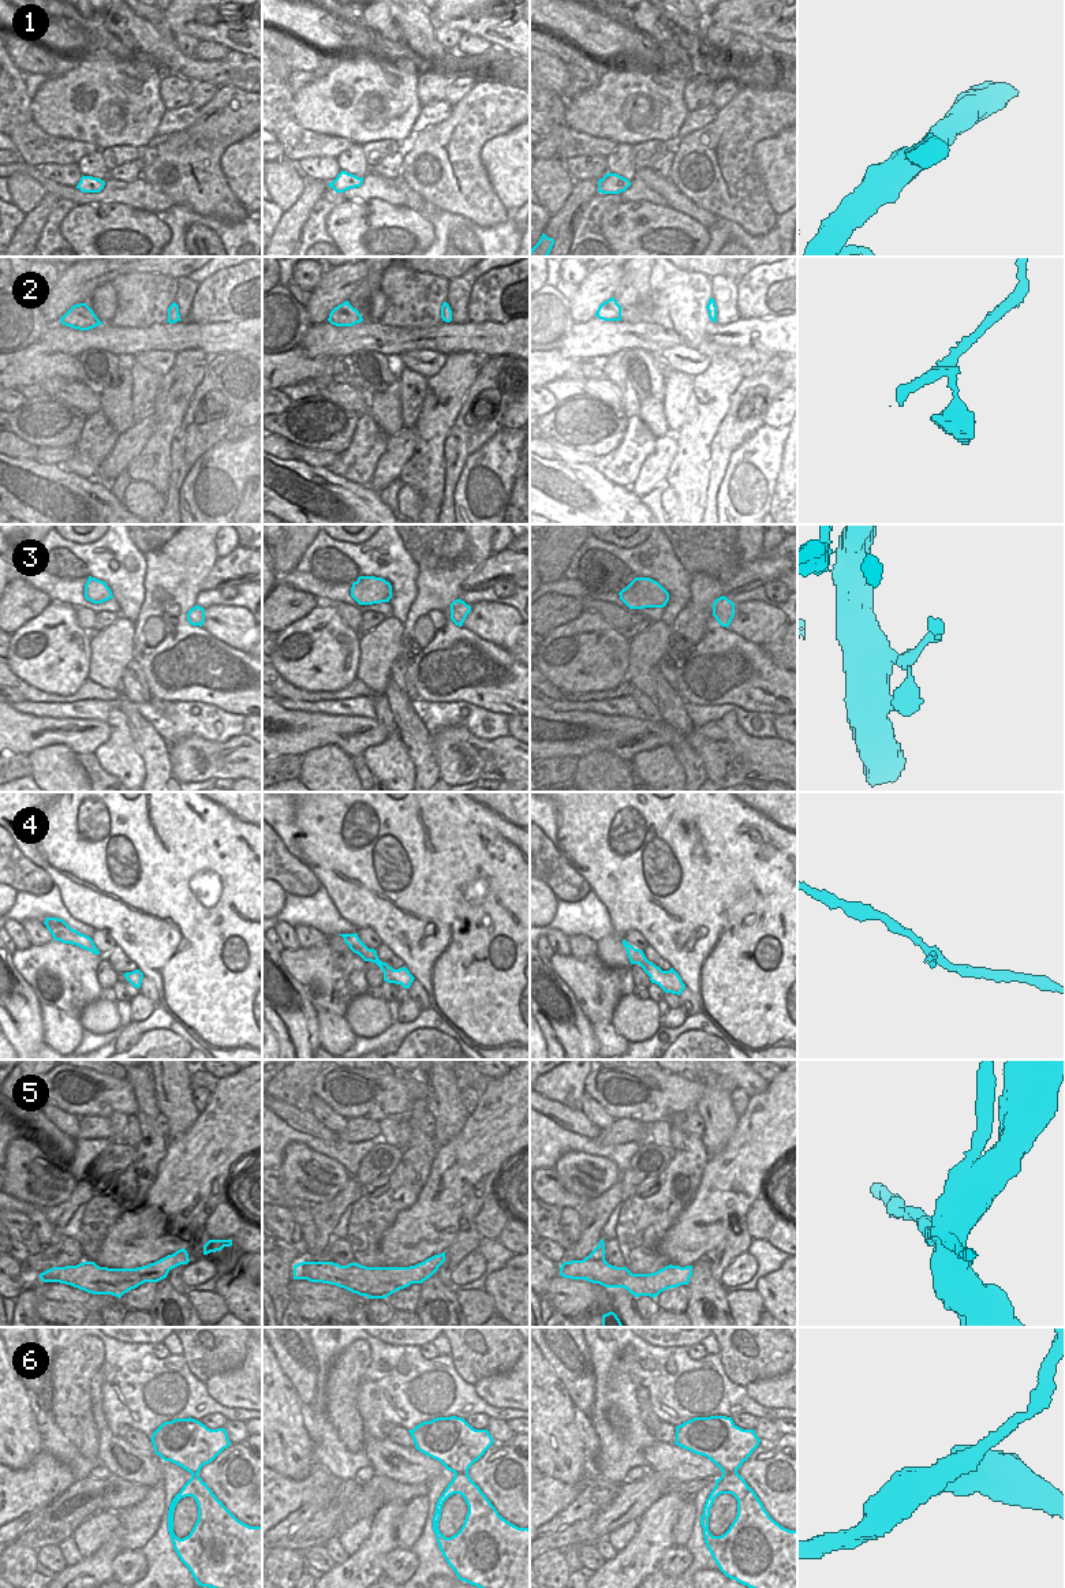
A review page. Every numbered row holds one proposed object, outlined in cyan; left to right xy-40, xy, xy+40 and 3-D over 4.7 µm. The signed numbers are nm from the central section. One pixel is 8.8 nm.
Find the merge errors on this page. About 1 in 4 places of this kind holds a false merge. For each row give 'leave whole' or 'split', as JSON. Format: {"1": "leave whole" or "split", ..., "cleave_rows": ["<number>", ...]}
{"1": "leave whole", "2": "leave whole", "3": "leave whole", "4": "leave whole", "5": "split", "6": "leave whole", "cleave_rows": ["5"]}

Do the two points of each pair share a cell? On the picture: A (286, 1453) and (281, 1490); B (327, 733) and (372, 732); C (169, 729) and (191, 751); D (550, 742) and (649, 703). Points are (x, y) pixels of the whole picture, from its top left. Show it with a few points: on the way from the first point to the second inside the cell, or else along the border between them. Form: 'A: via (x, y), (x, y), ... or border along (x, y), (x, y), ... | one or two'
A: border along (313, 1463), (311, 1471), (299, 1480), (276, 1472) | two
B: via (337, 733), (361, 735) | one
C: border along (210, 740), (191, 735), (178, 739), (169, 746) | two
D: border along (647, 718), (650, 721), (661, 721) | two

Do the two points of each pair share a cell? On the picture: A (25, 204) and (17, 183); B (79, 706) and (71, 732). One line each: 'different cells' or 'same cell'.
A: same cell
B: different cells

